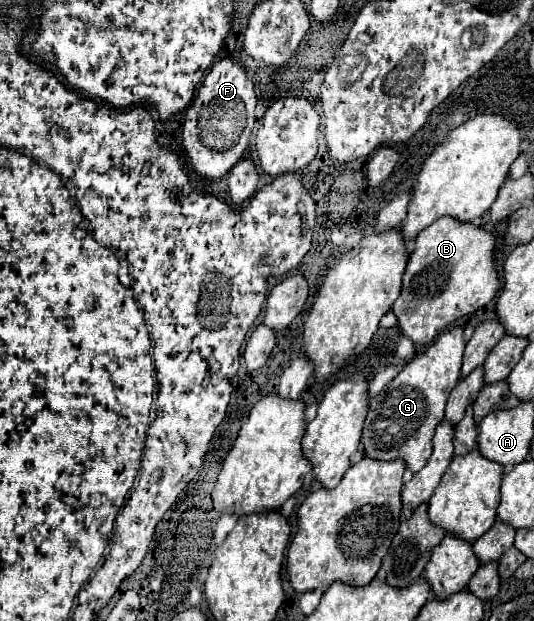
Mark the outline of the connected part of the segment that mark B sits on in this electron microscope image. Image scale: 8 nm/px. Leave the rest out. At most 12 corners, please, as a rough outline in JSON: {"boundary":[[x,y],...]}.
{"boundary":[[441,217],[409,253],[399,331],[431,345],[501,287],[495,235]]}

